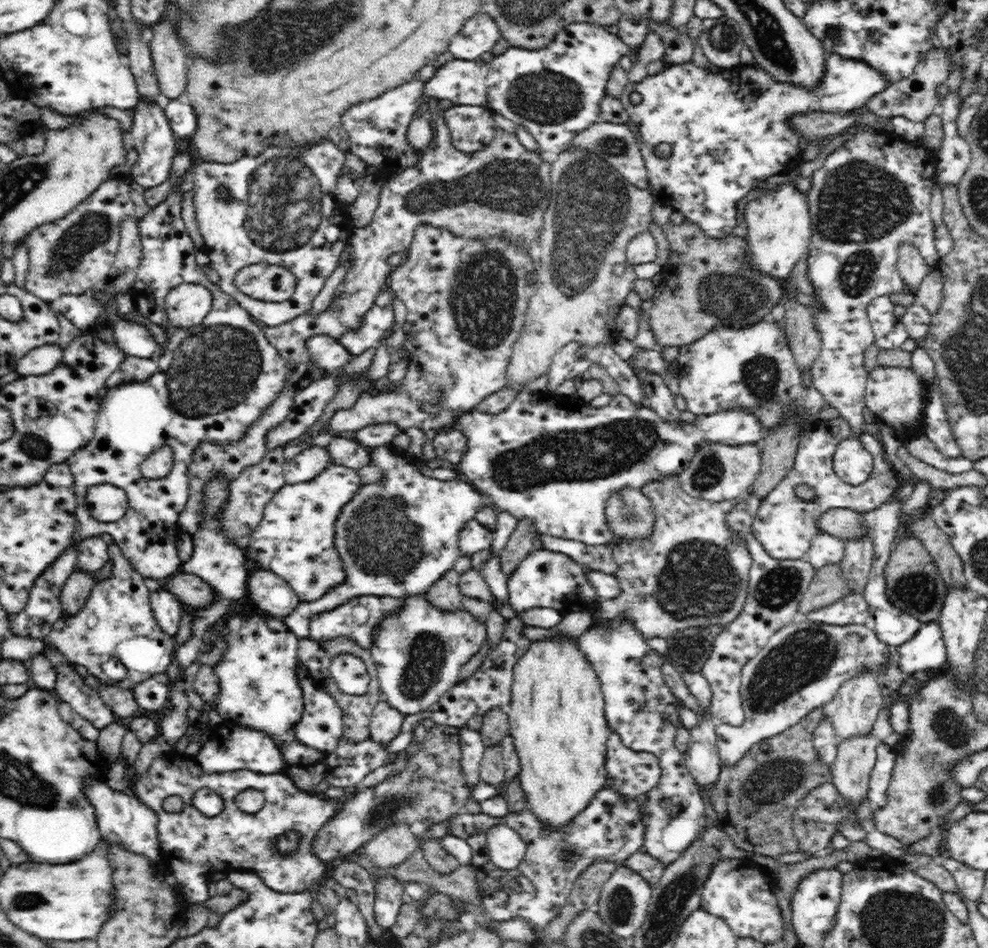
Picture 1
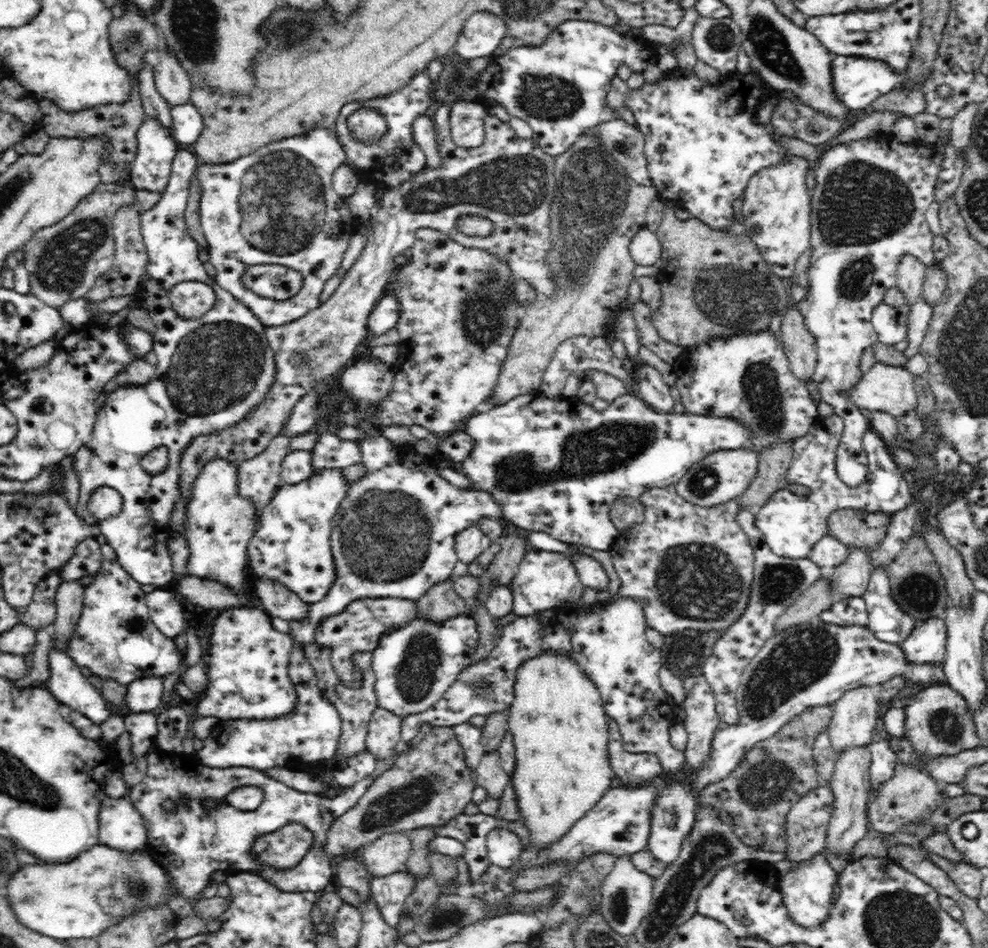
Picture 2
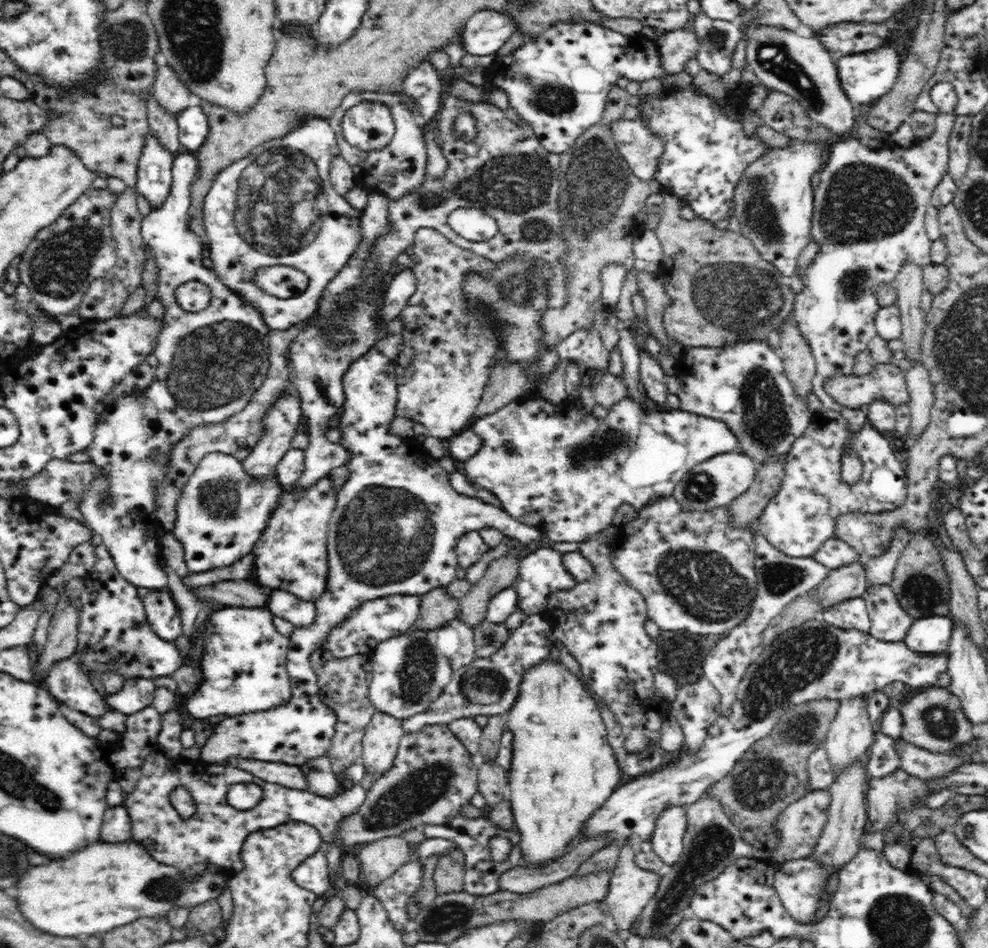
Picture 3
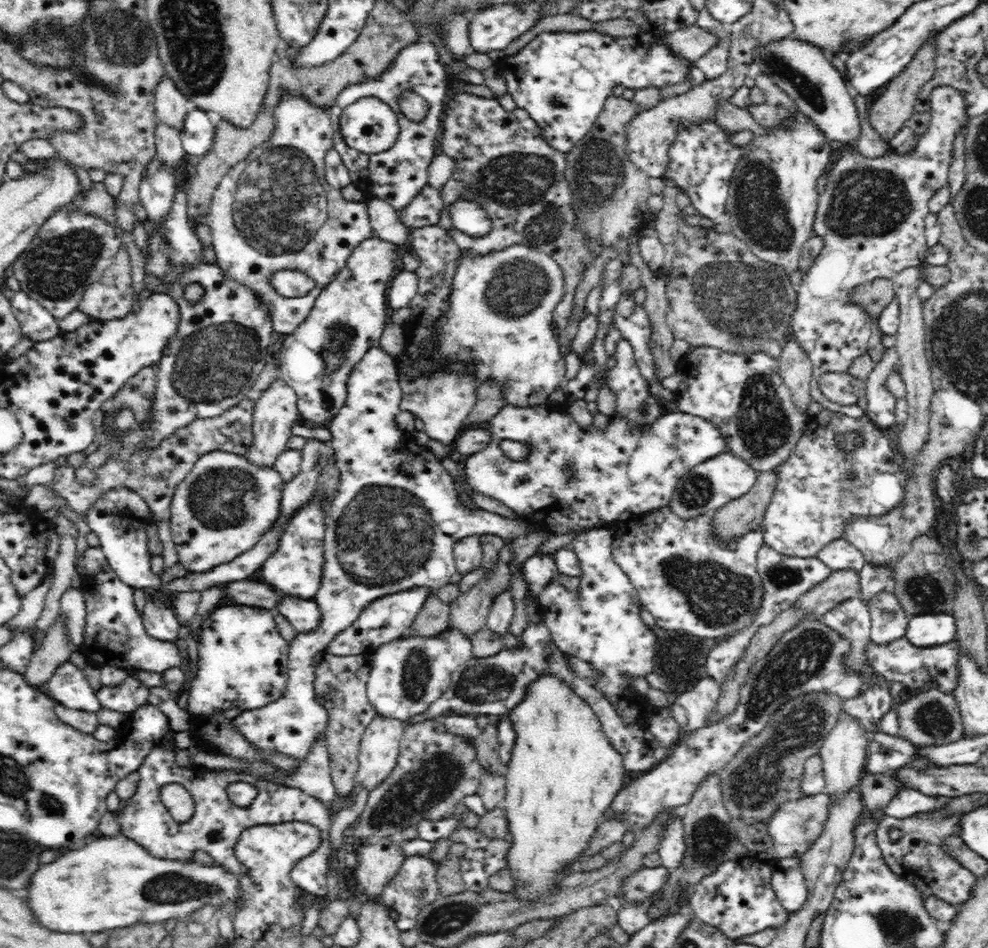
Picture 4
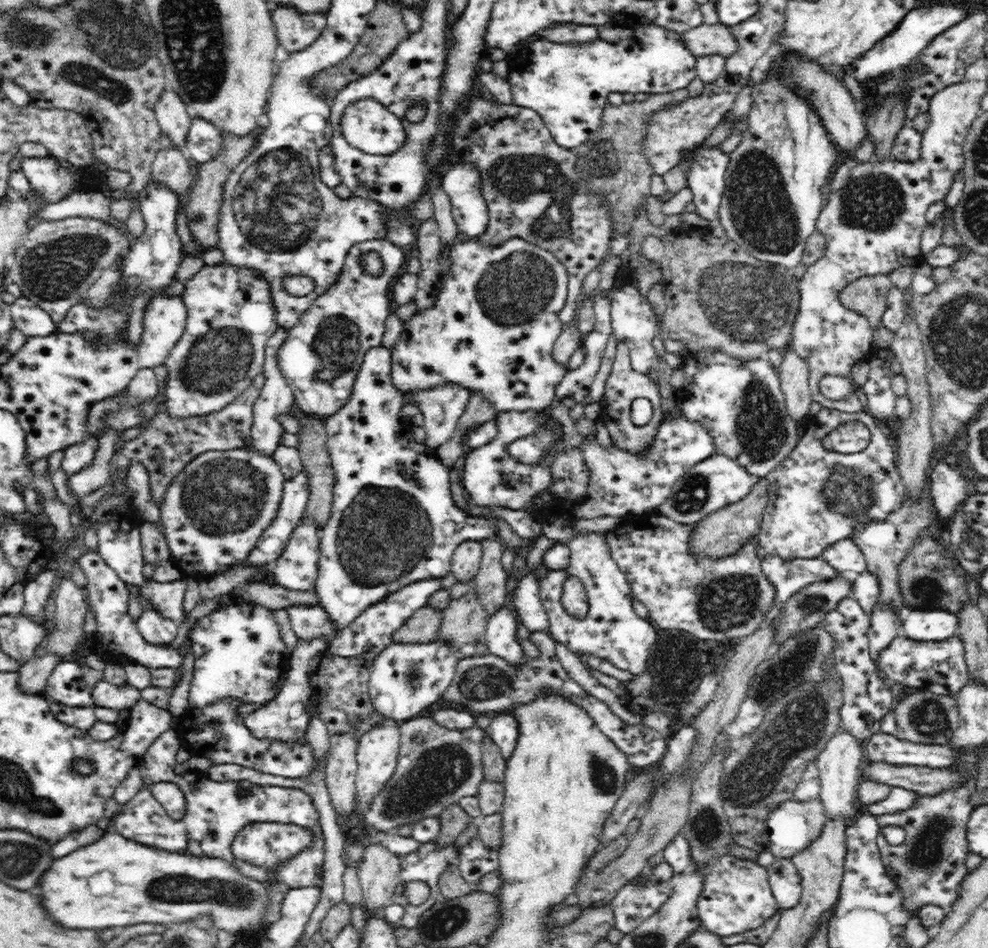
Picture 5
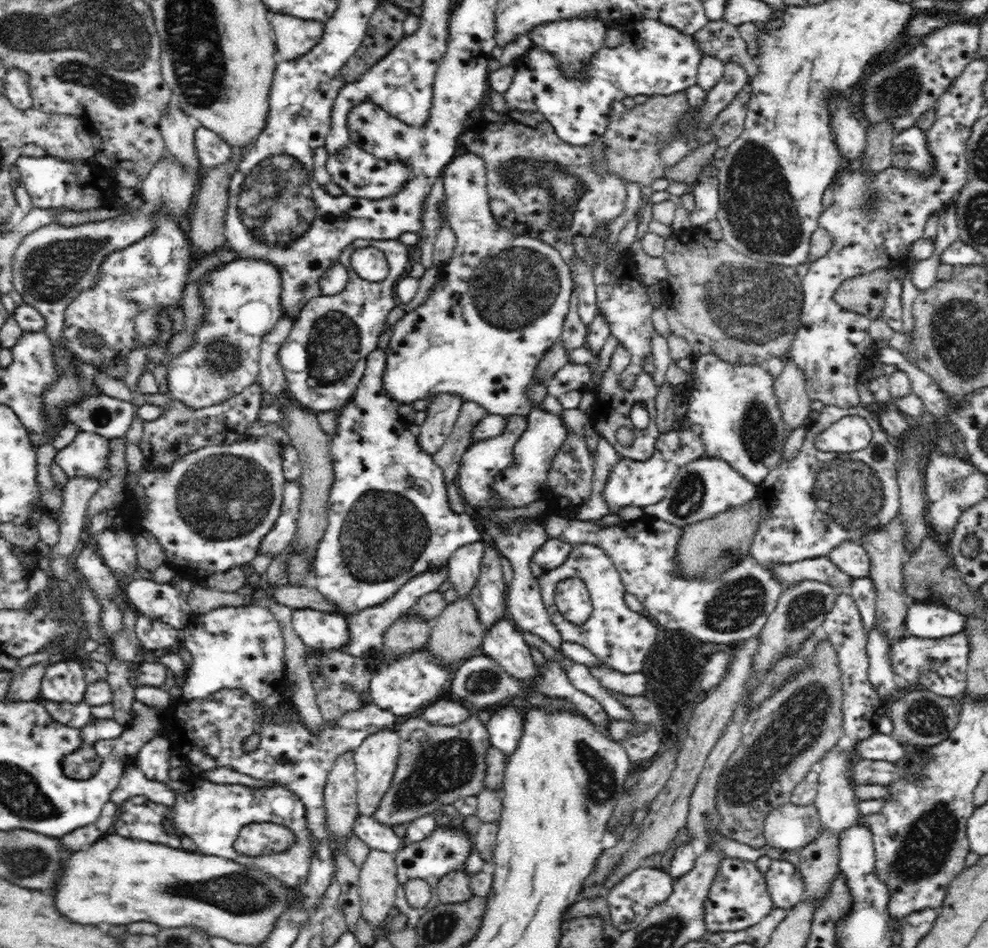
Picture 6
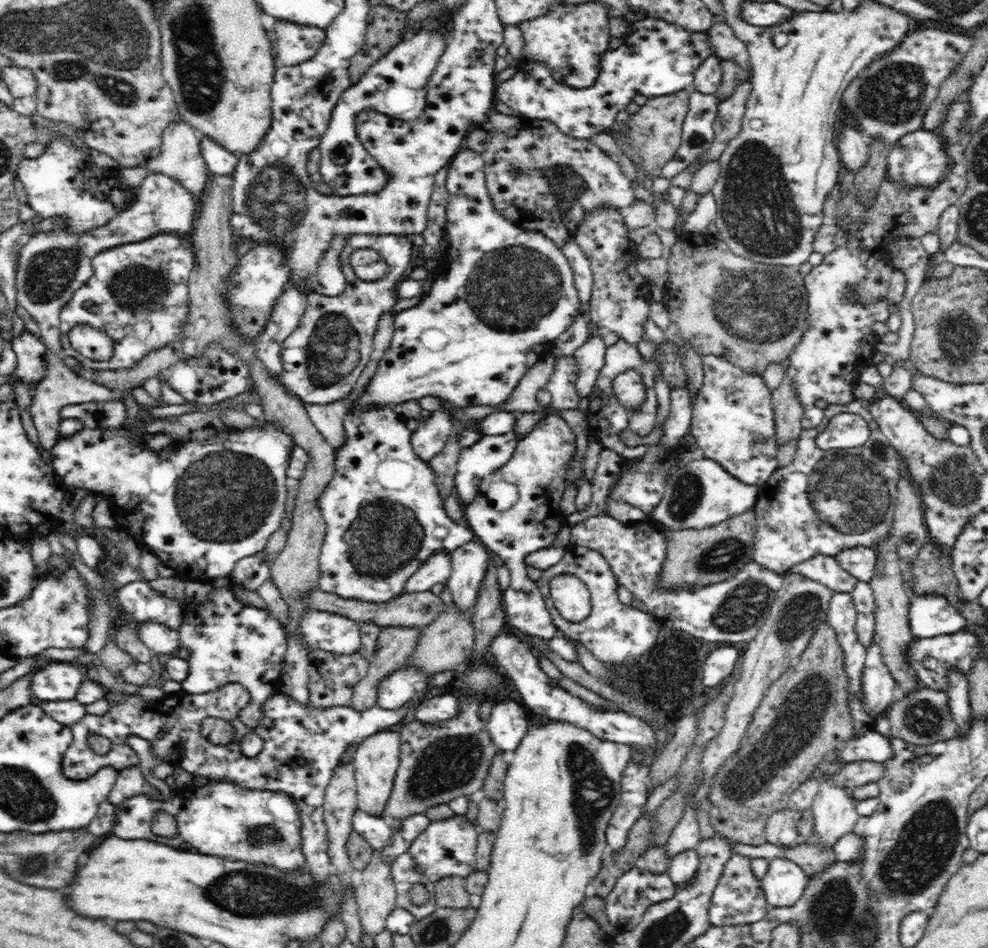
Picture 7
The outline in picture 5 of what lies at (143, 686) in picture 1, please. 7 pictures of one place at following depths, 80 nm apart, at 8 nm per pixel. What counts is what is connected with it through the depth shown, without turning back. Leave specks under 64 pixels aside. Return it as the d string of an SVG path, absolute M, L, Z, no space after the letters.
M104 679L99 680L91 688L91 693L92 701L95 702L96 707L114 708L125 714L140 700L140 690L128 684L118 687Z

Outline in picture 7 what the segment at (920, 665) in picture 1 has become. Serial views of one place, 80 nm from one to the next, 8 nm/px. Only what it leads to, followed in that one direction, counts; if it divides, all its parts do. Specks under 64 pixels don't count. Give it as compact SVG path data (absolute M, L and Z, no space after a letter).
M940 594L910 595L909 601L909 625L918 639L947 635L966 627L960 611Z

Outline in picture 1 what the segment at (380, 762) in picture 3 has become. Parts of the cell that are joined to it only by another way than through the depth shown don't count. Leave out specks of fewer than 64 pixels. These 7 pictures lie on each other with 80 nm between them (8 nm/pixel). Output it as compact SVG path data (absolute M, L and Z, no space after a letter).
M381 700L372 713L369 724L369 738L383 747L387 747L400 732L405 715Z

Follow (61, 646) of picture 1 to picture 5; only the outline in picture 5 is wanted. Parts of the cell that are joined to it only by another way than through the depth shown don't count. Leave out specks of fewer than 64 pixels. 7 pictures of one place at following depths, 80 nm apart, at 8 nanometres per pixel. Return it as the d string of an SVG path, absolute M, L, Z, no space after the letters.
M85 549L79 558L80 569L86 575L87 591L90 596L92 610L96 612L98 636L94 640L94 654L106 663L116 662L116 658L132 660L134 664L142 664L148 669L180 669L183 656L170 645L147 643L139 633L139 627L128 616L128 588L126 583L113 571L96 551Z

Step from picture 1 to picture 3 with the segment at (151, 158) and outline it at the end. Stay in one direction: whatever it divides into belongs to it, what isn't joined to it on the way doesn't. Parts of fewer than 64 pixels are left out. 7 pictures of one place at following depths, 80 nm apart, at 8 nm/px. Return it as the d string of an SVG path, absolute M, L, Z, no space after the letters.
M149 132L137 166L137 192L147 200L151 210L160 207L169 195L173 162L171 151Z

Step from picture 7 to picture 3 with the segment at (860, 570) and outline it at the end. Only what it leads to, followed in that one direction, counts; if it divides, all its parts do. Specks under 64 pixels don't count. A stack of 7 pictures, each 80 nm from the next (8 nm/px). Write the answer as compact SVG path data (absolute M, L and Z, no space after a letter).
M836 536L826 541L817 554L811 558L830 570L846 565L862 565L865 562L865 558L862 558L847 542Z

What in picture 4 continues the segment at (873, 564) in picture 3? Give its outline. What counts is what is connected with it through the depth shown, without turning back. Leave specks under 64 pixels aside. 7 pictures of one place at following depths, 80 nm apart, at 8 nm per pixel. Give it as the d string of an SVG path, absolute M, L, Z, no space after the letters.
M865 564L859 573L860 594L858 598L866 605L878 593L892 591L895 588L895 579L892 578L892 569Z

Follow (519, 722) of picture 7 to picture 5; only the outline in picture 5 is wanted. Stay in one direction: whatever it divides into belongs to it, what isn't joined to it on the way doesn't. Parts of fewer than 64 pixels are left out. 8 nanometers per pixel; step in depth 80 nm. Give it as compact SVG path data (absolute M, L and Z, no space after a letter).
M512 713L491 715L491 723L486 731L492 737L492 741L500 747L502 755L507 760L510 759L519 737L516 717Z

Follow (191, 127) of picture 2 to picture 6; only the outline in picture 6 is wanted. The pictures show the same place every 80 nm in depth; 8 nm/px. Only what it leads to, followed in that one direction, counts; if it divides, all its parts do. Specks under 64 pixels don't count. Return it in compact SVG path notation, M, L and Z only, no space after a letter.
M200 125L195 132L195 147L201 166L216 167L231 161L231 148L218 133Z

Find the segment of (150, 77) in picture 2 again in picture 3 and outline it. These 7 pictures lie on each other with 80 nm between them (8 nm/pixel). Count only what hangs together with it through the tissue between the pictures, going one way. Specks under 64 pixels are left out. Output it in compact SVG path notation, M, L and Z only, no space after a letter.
M150 96L146 103L151 134L154 134L159 142L176 157L180 154L181 147L177 119L164 113L164 109L153 96Z

